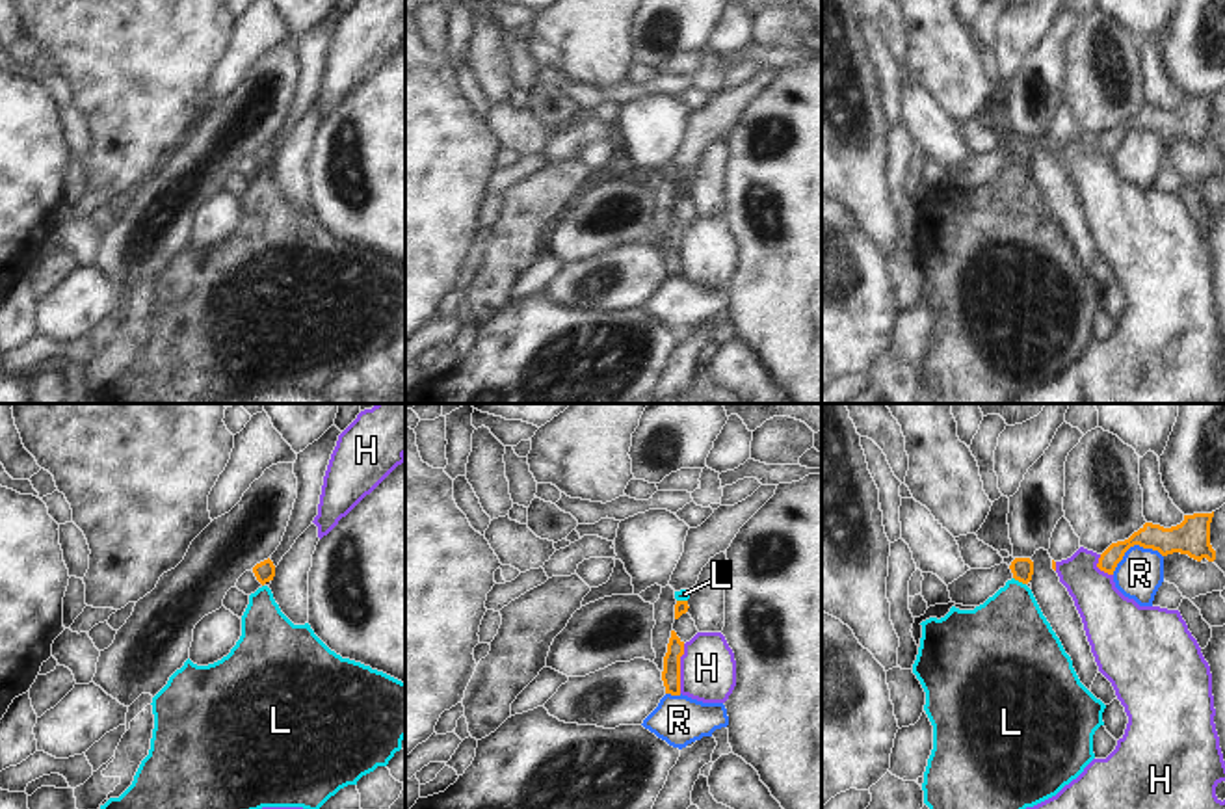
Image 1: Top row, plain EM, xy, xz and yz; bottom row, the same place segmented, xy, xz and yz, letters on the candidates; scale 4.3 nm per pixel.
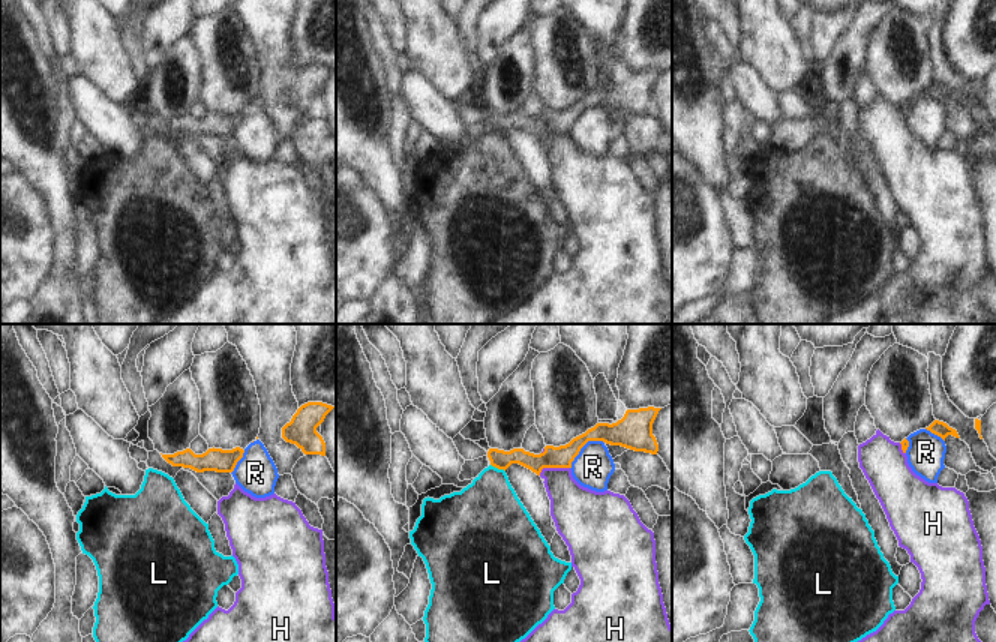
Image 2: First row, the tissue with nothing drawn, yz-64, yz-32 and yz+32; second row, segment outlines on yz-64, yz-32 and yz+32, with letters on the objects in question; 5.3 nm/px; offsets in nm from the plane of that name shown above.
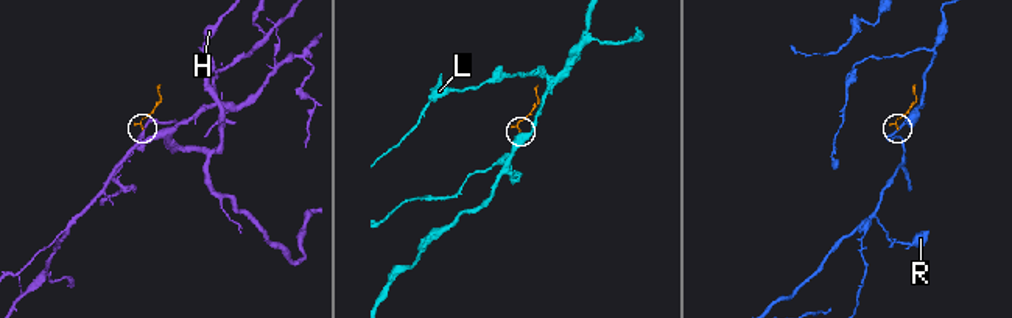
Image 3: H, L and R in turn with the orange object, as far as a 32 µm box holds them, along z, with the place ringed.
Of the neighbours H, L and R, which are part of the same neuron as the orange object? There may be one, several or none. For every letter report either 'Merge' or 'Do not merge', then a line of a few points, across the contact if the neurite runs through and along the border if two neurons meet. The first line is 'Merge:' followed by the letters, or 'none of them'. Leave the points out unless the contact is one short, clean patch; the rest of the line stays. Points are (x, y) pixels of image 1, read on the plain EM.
Merge: none of them
H: Do not merge. Line: xz (684, 227), (679, 276)
L: Do not merge. Line: yz (1014, 160), (1025, 168)
R: Do not merge. Line: yz (1162, 138), (1132, 129), (1112, 157).

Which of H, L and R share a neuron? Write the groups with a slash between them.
H / L / R

